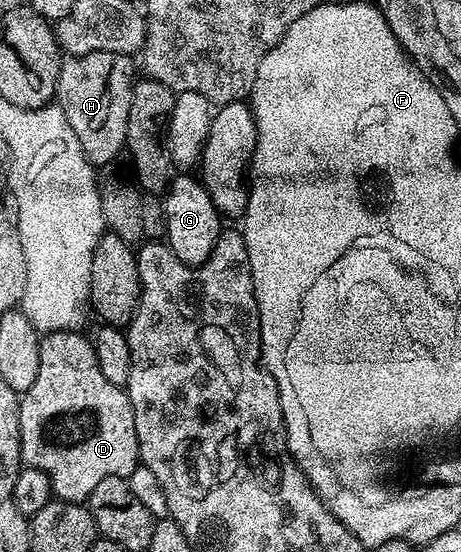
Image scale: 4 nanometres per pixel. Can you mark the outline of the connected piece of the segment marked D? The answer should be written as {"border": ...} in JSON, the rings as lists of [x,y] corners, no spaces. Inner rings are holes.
{"border":[[[74,330],[50,332],[41,336],[39,374],[35,374],[35,382],[19,400],[22,461],[28,467],[43,470],[49,479],[52,495],[59,500],[69,500],[72,504],[88,501],[91,490],[95,490],[103,478],[128,478],[139,467],[135,414],[128,391],[103,378],[103,370],[99,370],[99,358],[95,358],[92,339],[81,334]]]}

